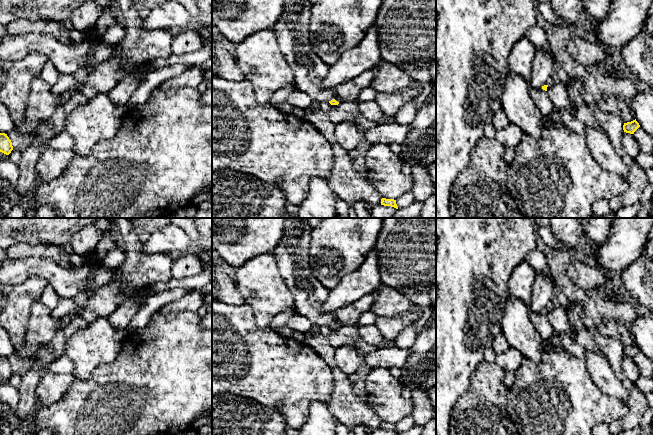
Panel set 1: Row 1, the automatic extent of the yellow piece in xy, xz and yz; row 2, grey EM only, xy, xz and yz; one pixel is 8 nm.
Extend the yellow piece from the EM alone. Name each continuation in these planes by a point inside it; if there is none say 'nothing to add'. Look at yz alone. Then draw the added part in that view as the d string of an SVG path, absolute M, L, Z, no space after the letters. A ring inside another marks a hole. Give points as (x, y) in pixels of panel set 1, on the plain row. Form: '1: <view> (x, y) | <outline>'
nothing to add

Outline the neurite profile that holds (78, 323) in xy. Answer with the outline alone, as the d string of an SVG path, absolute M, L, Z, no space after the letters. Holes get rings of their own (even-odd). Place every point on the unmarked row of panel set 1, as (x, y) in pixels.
M77 317L74 318L65 328L64 334L68 339L72 337L78 330L85 328L89 323L83 318Z

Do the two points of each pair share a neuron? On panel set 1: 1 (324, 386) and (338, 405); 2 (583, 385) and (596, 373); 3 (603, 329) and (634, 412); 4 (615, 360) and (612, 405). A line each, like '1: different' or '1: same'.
1: different
2: different
3: different
4: different

